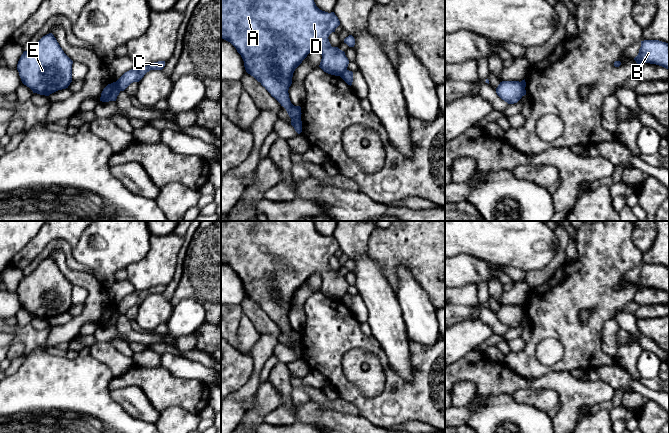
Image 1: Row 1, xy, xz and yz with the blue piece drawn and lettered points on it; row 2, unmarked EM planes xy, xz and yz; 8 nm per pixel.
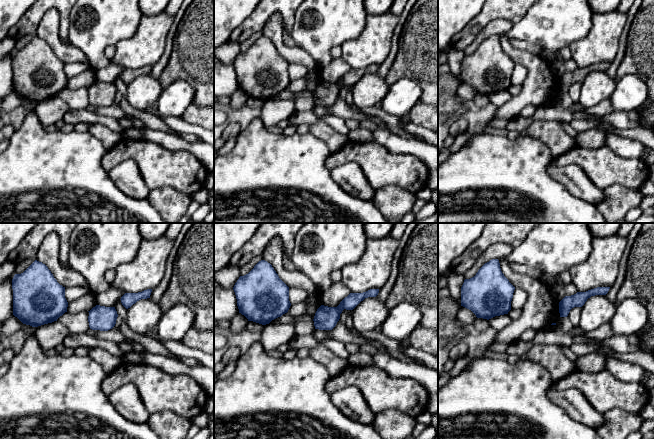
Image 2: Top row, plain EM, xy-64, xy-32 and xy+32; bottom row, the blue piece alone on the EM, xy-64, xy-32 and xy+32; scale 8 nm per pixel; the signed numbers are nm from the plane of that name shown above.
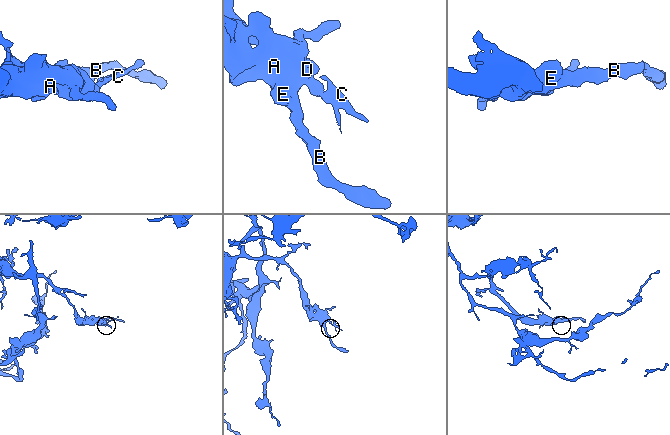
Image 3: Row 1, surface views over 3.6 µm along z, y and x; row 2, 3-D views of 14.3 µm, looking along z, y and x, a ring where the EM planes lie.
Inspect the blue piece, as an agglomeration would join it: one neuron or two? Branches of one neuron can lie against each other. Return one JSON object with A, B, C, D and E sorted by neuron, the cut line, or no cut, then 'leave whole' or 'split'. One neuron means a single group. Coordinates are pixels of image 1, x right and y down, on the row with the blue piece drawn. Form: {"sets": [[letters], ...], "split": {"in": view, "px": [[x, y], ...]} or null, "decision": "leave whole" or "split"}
{"sets": [["A", "B", "D", "E"], ["C"]], "split": {"in": "xy", "px": [[115, 82], [120, 90]]}, "decision": "split"}

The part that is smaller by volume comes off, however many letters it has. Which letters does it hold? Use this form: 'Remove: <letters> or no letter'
Remove: C

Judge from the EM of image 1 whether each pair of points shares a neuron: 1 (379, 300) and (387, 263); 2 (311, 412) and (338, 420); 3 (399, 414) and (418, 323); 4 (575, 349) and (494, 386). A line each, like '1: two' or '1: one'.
1: two
2: one
3: two
4: two

